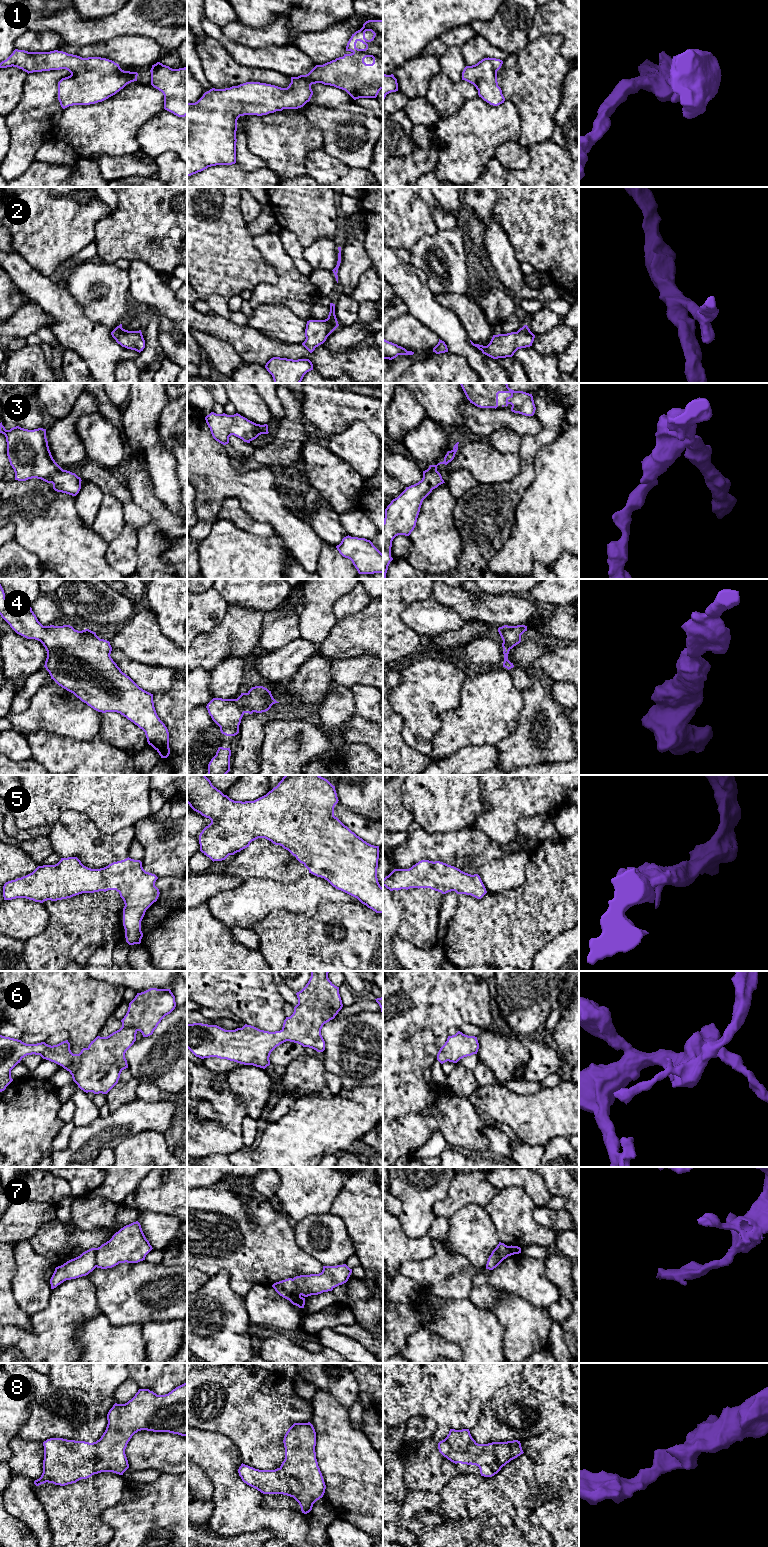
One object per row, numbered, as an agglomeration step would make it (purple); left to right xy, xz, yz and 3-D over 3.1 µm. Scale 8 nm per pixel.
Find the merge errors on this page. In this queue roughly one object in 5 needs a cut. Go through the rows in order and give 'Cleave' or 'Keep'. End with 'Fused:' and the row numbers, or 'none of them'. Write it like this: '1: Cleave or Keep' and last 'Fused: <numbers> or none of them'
1: Keep
2: Keep
3: Keep
4: Keep
5: Keep
6: Keep
7: Cleave
8: Keep
Fused: 7

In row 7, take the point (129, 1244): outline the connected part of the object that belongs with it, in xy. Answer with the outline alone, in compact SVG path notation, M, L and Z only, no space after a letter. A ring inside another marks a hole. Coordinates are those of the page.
M138 1221L124 1226L97 1248L96 1267L112 1268L119 1263L138 1263L152 1250Z

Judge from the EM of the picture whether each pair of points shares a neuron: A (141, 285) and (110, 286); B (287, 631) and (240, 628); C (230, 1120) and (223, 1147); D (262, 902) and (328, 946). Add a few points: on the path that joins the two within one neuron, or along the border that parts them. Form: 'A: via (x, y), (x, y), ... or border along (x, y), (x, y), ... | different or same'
A: border along (126, 270), (129, 276), (129, 293) | different
B: border along (266, 612), (256, 650) | different
C: via (228, 1127), (223, 1134), (223, 1140) | same
D: border along (297, 913), (283, 909), (274, 909), (255, 924) | different

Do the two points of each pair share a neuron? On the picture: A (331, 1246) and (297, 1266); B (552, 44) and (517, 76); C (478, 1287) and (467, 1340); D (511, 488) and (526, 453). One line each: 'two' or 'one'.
A: two
B: one
C: two
D: one

